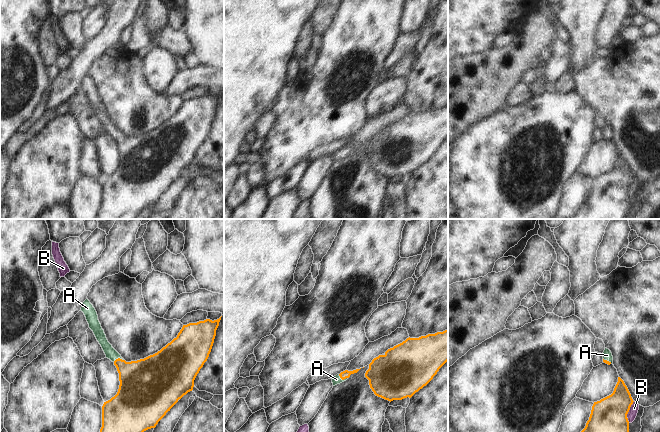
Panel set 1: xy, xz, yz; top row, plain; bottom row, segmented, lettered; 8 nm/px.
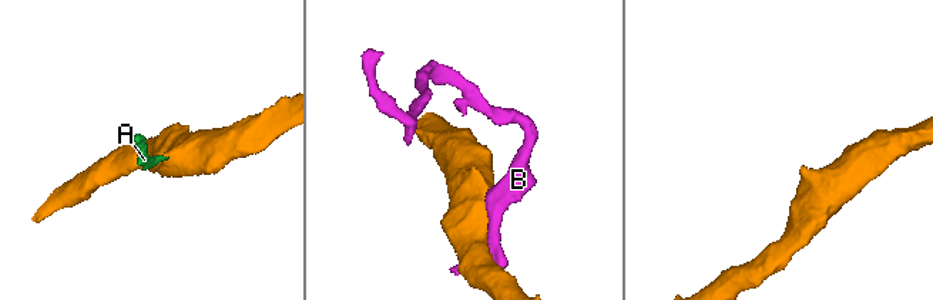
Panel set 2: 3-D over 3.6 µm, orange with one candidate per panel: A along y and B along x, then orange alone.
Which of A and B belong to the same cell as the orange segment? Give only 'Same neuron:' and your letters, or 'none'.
Same neuron: A

